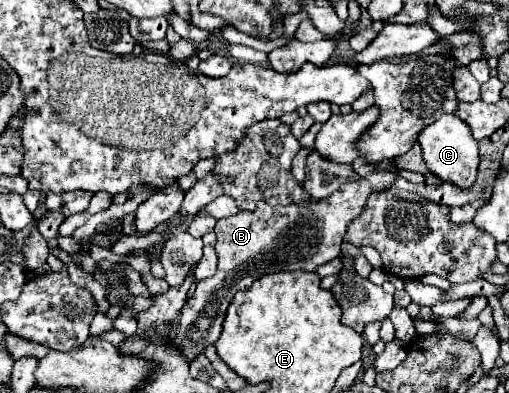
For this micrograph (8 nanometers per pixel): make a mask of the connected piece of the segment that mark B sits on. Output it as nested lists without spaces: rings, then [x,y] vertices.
[[[374,172],[360,178],[358,182],[344,184],[336,194],[324,198],[322,202],[312,202],[308,206],[270,206],[258,202],[256,210],[242,210],[236,216],[220,218],[214,234],[218,238],[218,270],[212,278],[200,280],[194,296],[188,298],[178,318],[168,324],[168,336],[162,336],[156,328],[150,328],[146,336],[128,336],[118,344],[122,354],[140,354],[150,344],[160,348],[174,348],[186,362],[192,362],[196,356],[204,354],[206,346],[214,344],[222,330],[222,320],[238,290],[248,288],[254,280],[264,274],[284,272],[284,270],[308,270],[314,272],[320,264],[326,264],[340,256],[340,244],[346,234],[348,222],[362,212],[366,198],[372,192],[388,188],[396,180],[394,172]]]

